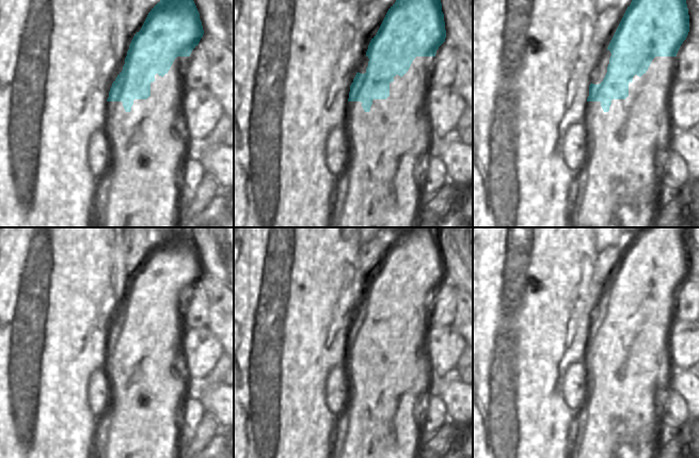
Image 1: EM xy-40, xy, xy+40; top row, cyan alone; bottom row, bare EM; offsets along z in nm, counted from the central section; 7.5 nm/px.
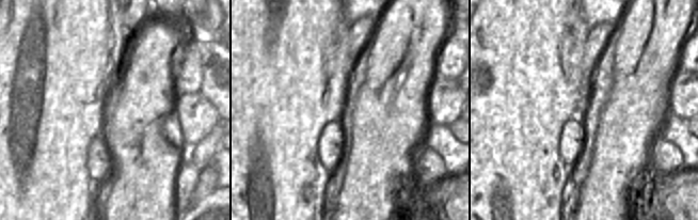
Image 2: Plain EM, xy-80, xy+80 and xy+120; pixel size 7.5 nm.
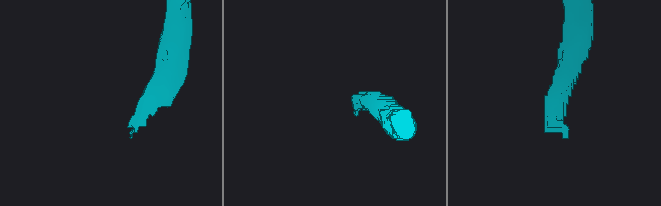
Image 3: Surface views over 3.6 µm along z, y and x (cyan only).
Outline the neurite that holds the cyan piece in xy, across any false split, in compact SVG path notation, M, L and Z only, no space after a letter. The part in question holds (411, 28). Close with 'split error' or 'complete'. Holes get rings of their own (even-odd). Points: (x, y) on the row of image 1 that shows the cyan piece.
M396 0L388 9L350 85L347 116L349 158L331 194L334 227L414 227L419 209L419 162L430 147L427 98L432 66L446 30L441 0Z; split error

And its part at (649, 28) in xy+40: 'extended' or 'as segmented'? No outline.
extended

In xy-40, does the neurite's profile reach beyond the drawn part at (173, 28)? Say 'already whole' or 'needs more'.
needs more

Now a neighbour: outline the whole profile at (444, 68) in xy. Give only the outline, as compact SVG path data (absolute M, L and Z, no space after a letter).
M444 42L436 50L432 66L432 86L451 86L456 77L456 48Z

